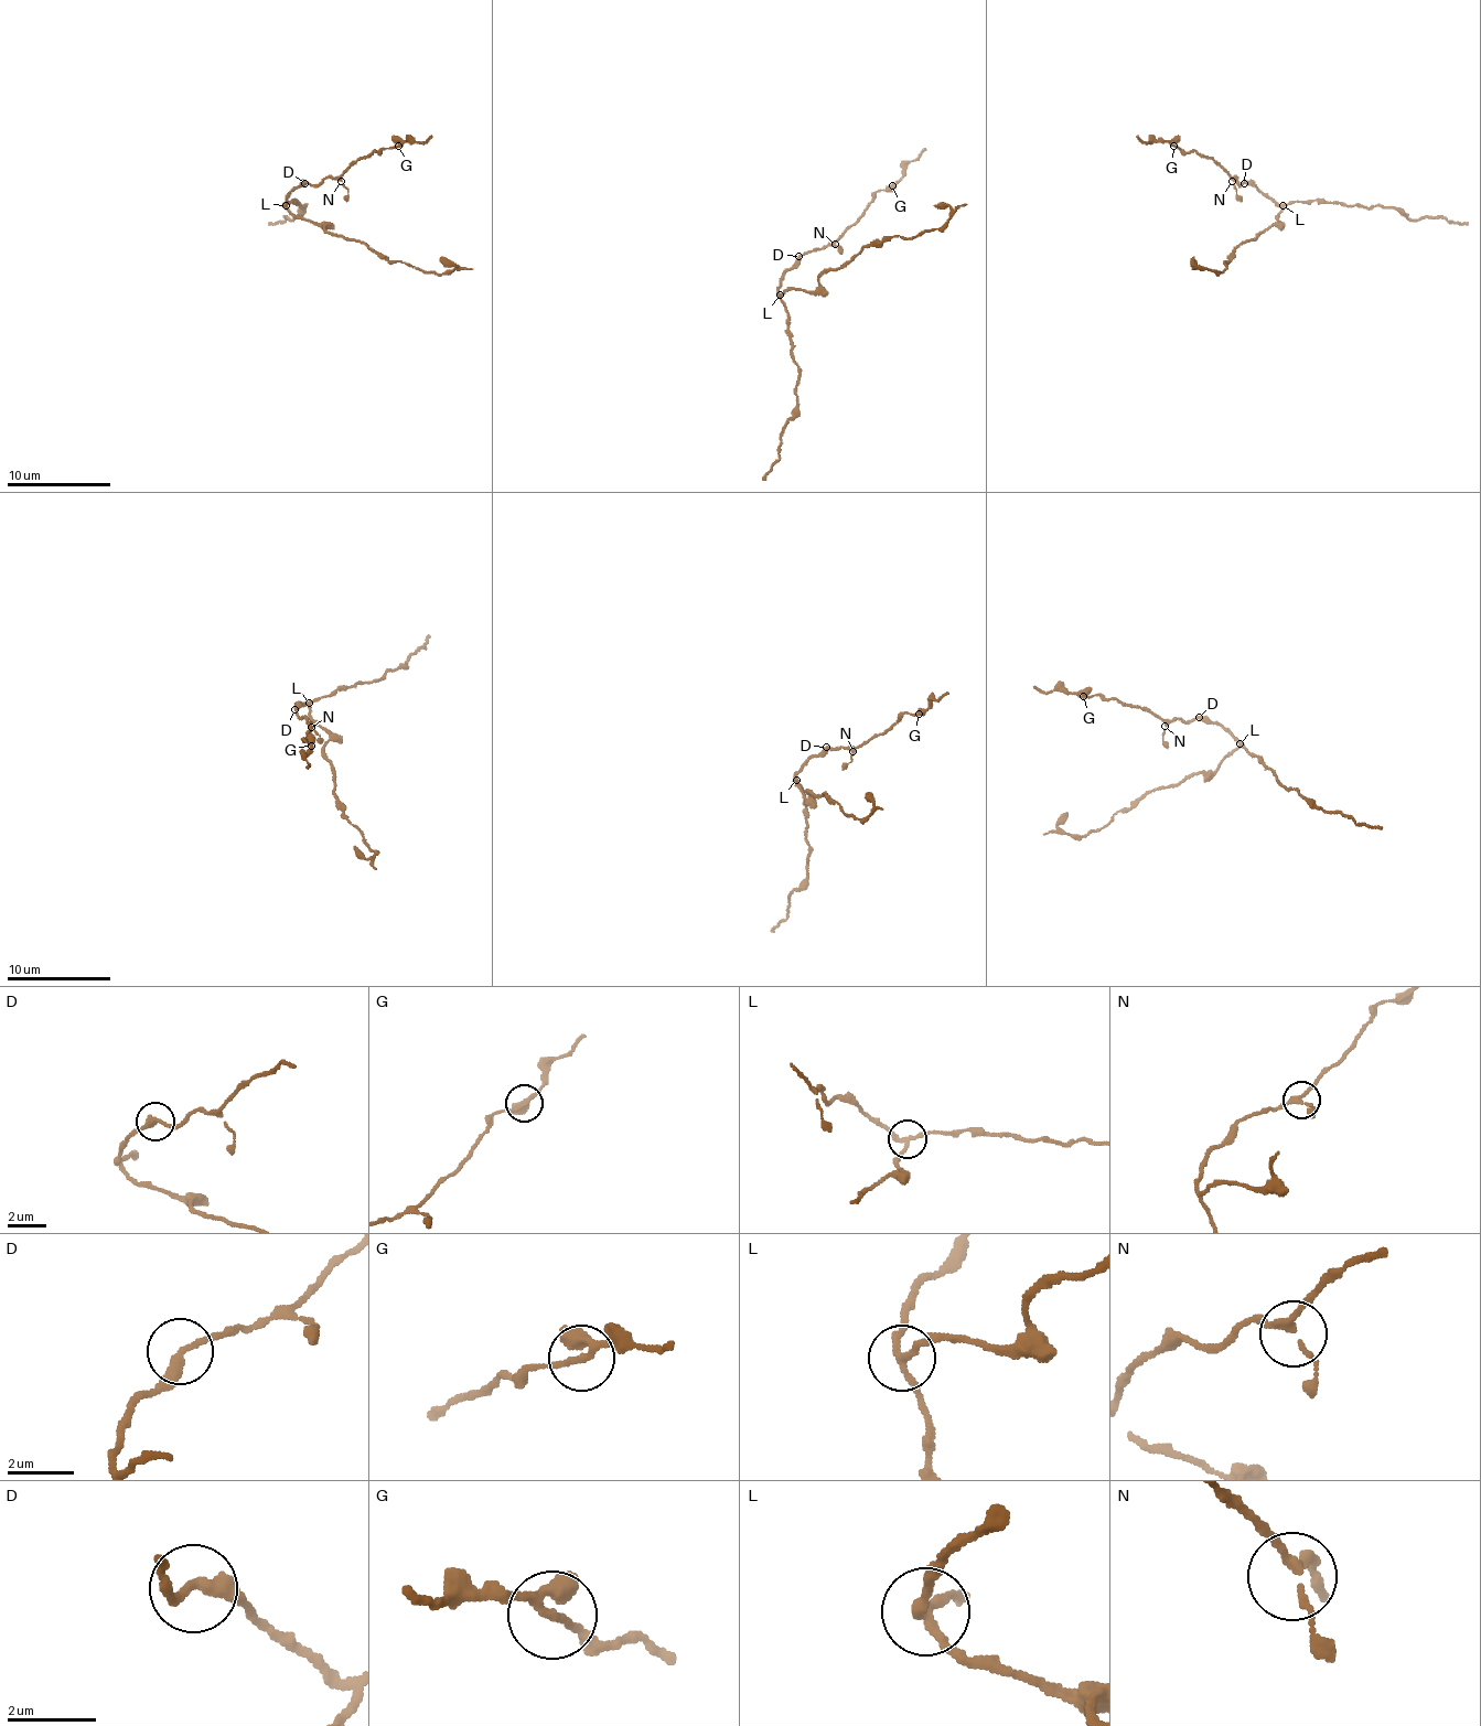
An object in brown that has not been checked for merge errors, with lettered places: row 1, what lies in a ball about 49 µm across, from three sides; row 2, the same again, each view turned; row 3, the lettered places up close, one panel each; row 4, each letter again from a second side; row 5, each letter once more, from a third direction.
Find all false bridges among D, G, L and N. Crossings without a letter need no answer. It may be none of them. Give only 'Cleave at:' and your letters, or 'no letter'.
Cleave at: L

